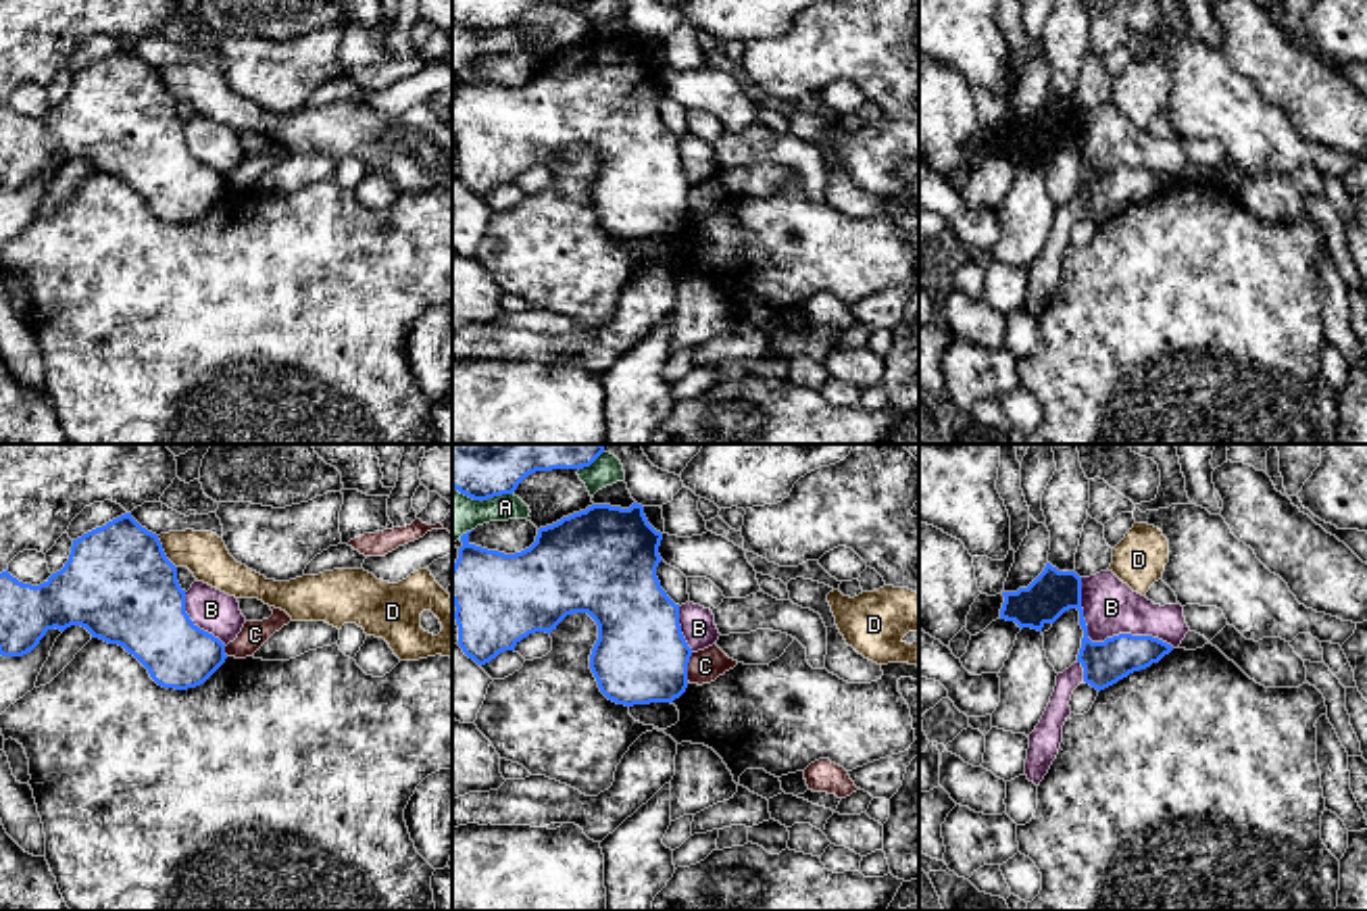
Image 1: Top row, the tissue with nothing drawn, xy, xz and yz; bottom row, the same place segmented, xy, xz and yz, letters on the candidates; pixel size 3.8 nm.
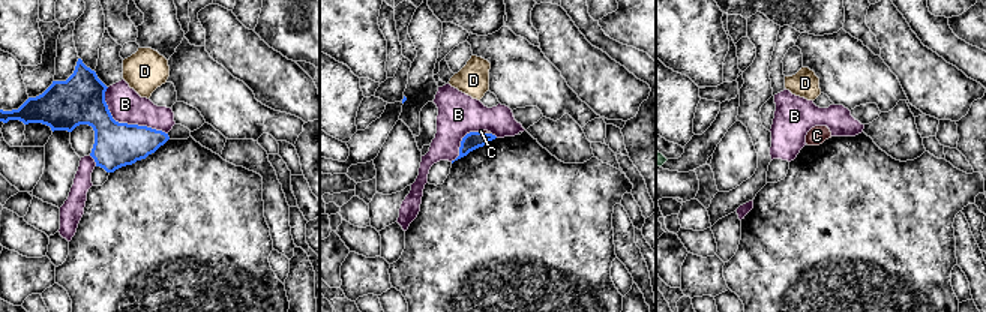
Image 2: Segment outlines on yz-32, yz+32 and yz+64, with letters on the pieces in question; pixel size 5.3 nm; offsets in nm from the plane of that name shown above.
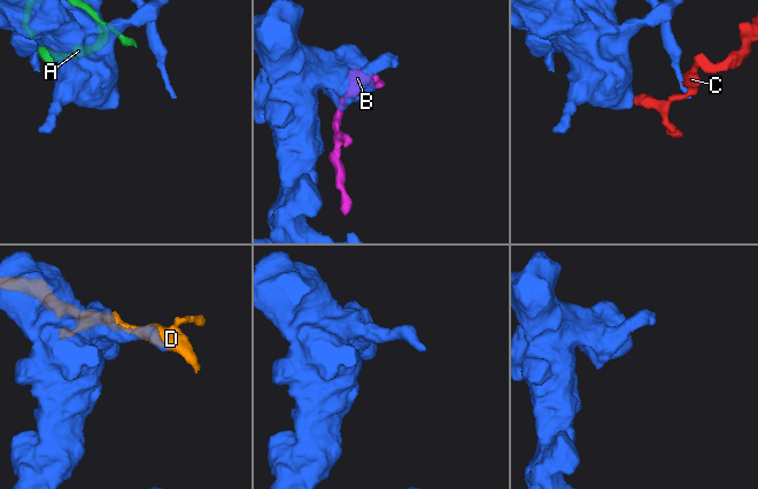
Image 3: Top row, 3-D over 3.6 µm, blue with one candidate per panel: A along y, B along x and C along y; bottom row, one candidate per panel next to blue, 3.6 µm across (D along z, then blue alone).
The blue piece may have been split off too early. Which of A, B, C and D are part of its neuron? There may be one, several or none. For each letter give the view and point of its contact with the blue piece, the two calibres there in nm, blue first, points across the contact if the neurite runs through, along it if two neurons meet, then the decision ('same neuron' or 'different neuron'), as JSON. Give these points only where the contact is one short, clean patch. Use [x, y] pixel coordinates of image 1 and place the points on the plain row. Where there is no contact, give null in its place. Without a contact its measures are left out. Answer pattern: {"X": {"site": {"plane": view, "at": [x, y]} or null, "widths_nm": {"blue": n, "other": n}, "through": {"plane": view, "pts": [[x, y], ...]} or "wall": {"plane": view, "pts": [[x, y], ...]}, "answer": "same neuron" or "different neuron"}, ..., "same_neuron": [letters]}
{"A": {"site": {"plane": "xz", "at": [482, 32]}, "widths_nm": {"blue": 130, "other": 170}, "answer": "different neuron"}, "B": {"site": {"plane": "yz", "at": [1105, 174]}, "widths_nm": {"blue": 170, "other": 220}, "answer": "different neuron"}, "C": {"site": {"plane": "xz", "at": [686, 201]}, "widths_nm": {"blue": 360, "other": 130}, "wall": {"plane": "xz", "pts": [[692, 186], [686, 199], [686, 213]]}, "answer": "different neuron"}, "D": {"site": {"plane": "xy", "at": [163, 86]}, "widths_nm": {"blue": 420, "other": 170}, "answer": "different neuron"}, "same_neuron": []}

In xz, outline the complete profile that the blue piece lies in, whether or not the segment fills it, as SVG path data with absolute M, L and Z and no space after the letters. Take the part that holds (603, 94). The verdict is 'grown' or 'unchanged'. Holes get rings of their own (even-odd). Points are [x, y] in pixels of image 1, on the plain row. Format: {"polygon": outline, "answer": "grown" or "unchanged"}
{"polygon": "M592 38L540 60L536 75L515 88L475 79L469 67L461 69L452 98L452 136L458 179L477 198L515 183L529 167L550 167L567 148L588 146L598 158L590 202L608 233L625 240L673 236L686 225L692 181L681 167L679 138L656 110L663 67L648 56L642 38Z", "answer": "unchanged"}

